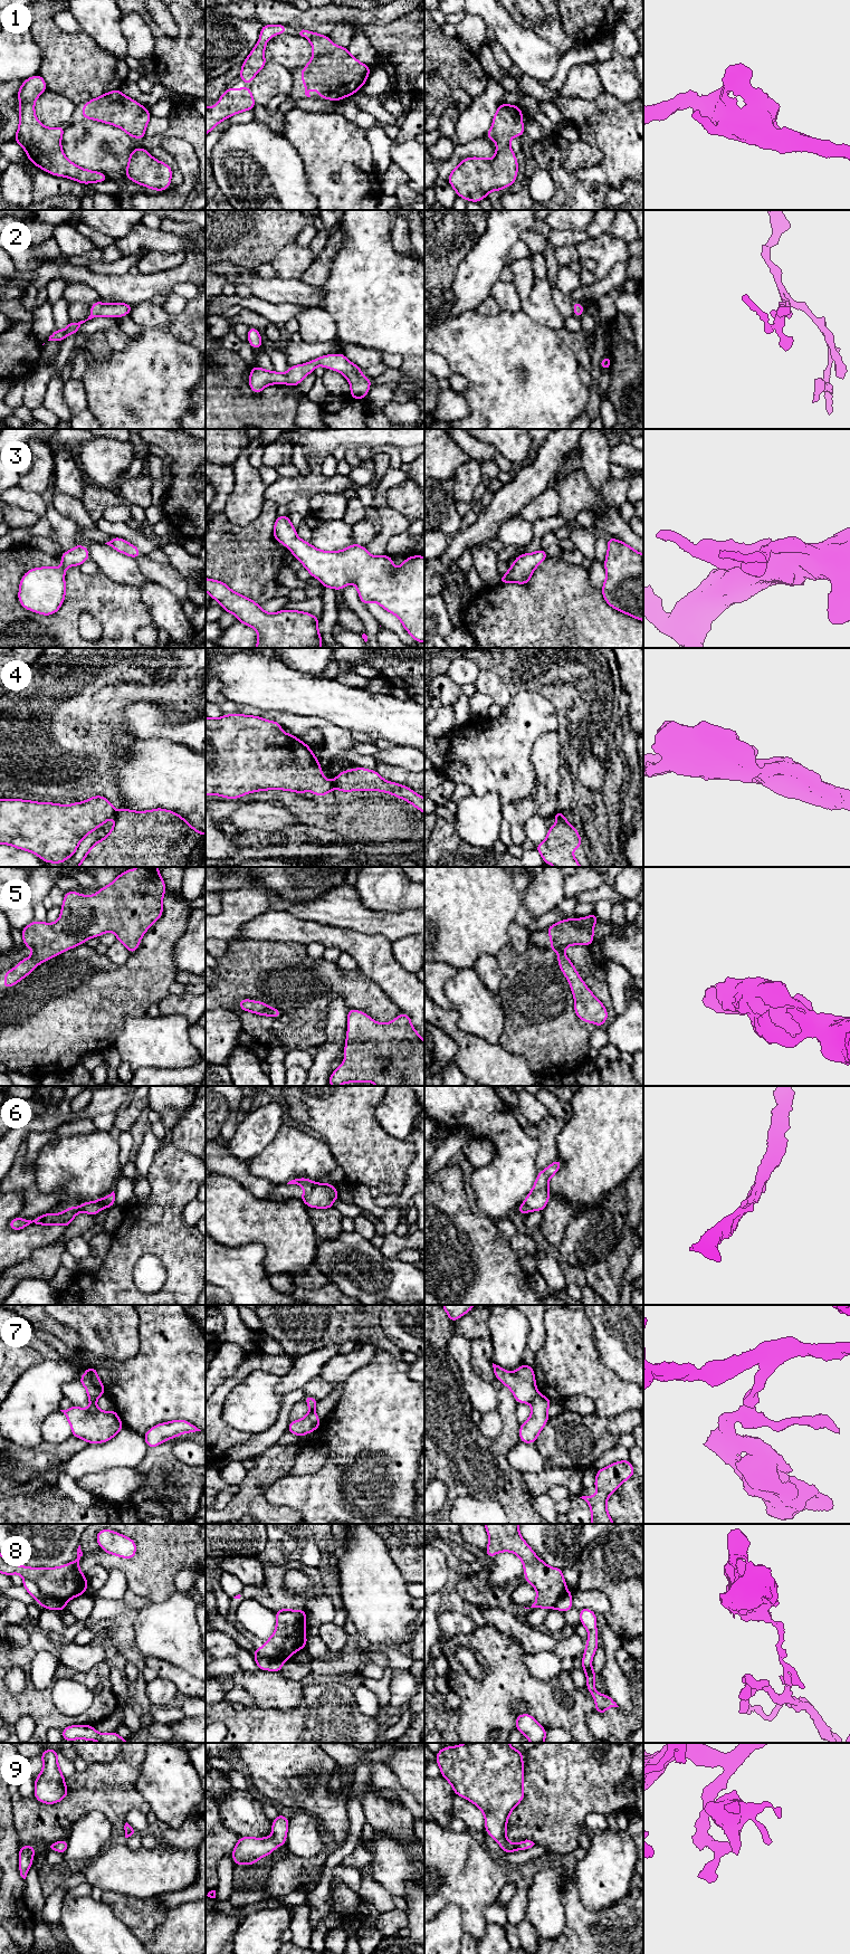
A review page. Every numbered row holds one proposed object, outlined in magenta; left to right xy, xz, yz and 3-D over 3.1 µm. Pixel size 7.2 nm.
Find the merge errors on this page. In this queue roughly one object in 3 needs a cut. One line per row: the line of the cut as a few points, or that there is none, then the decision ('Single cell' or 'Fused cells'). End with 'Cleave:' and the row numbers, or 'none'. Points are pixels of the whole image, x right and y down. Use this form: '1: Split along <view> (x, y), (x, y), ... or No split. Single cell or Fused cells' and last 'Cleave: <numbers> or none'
1: No split. Single cell
2: No split. Single cell
3: No split. Single cell
4: Split along xy (116, 811), (114, 815). Fused cells
5: No split. Single cell
6: No split. Single cell
7: Split along yz (538, 1393), (529, 1402). Fused cells
8: Split along xy (24, 1578), (30, 1579), (44, 1598), (57, 1599), (65, 1604). Fused cells
9: No split. Single cell
Cleave: 4, 7, 8

